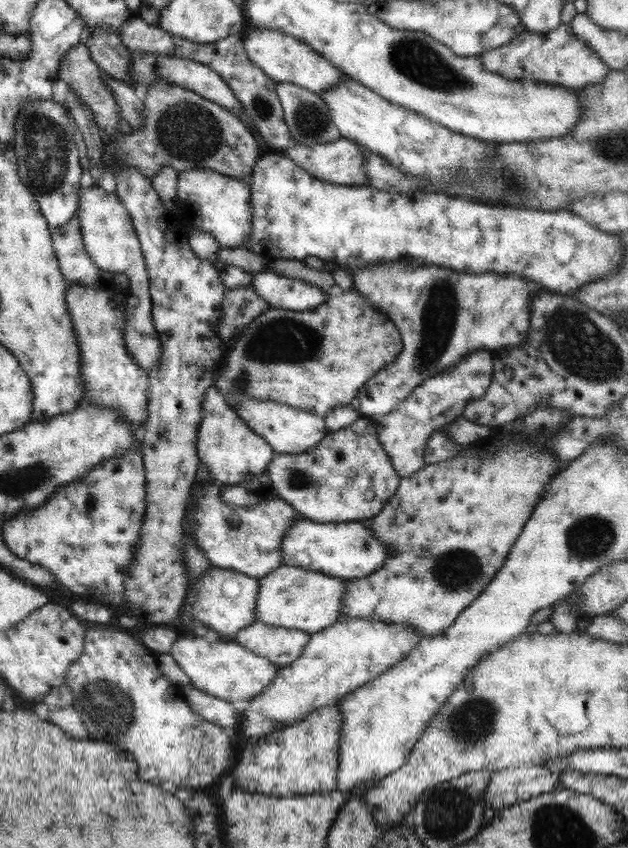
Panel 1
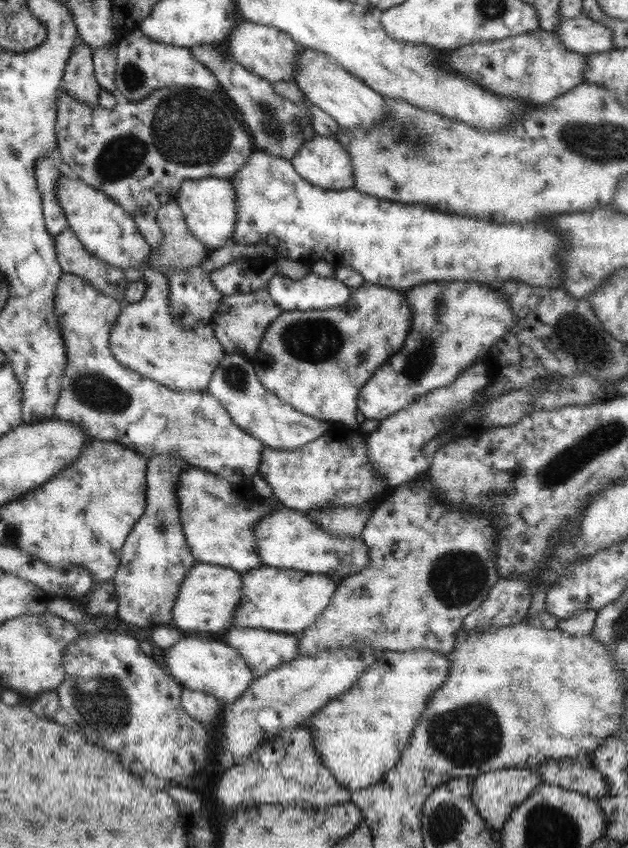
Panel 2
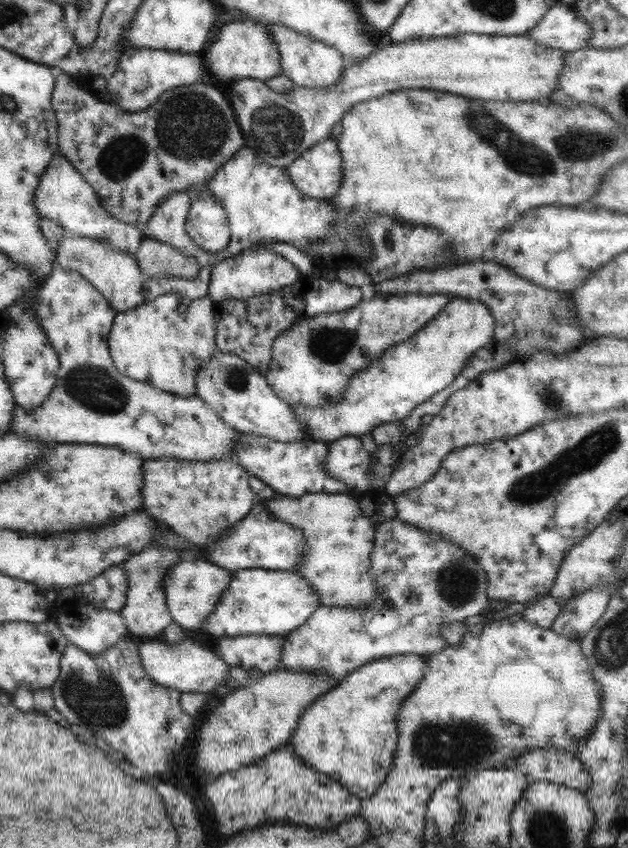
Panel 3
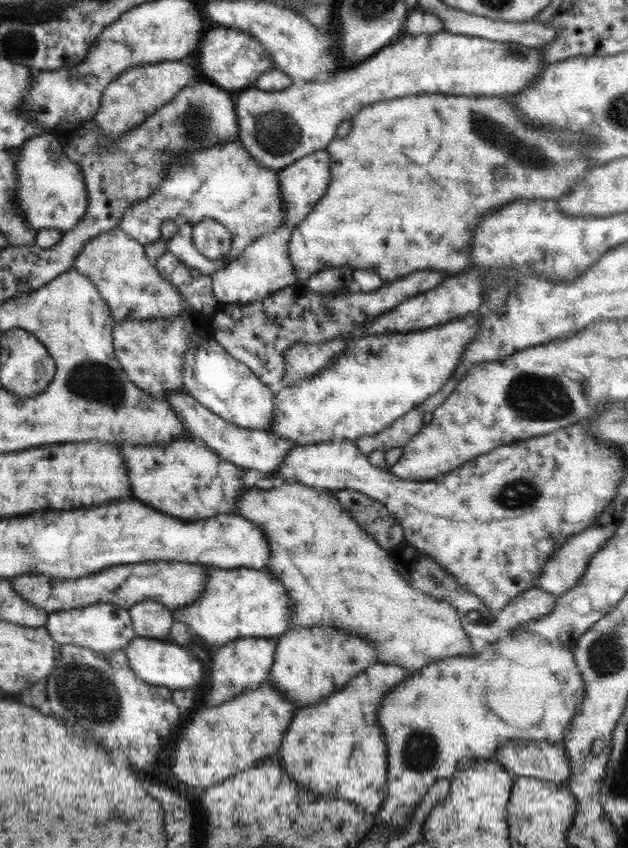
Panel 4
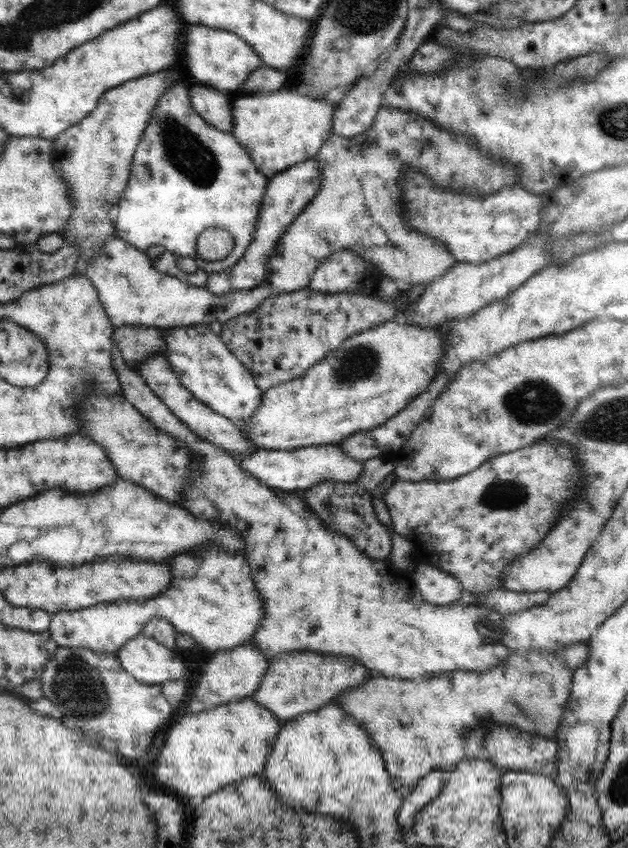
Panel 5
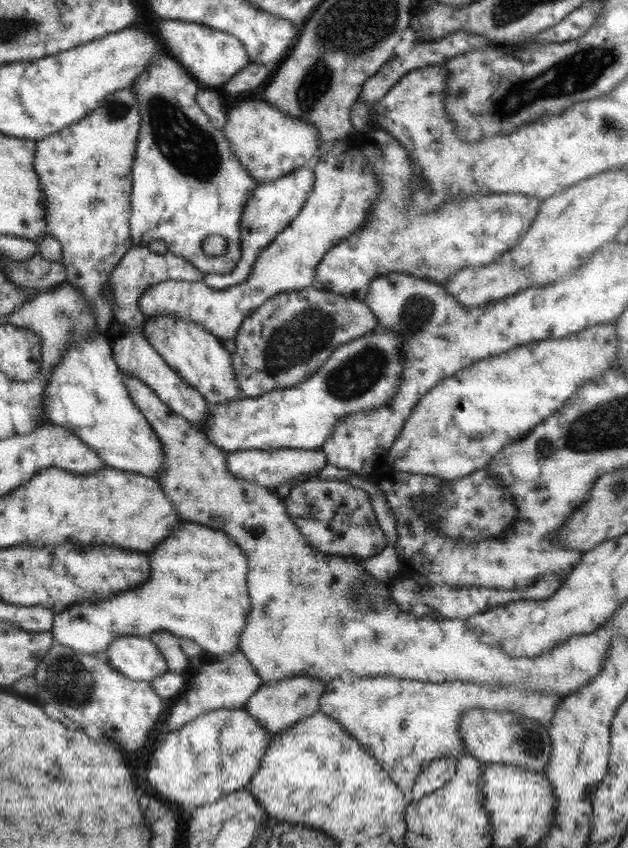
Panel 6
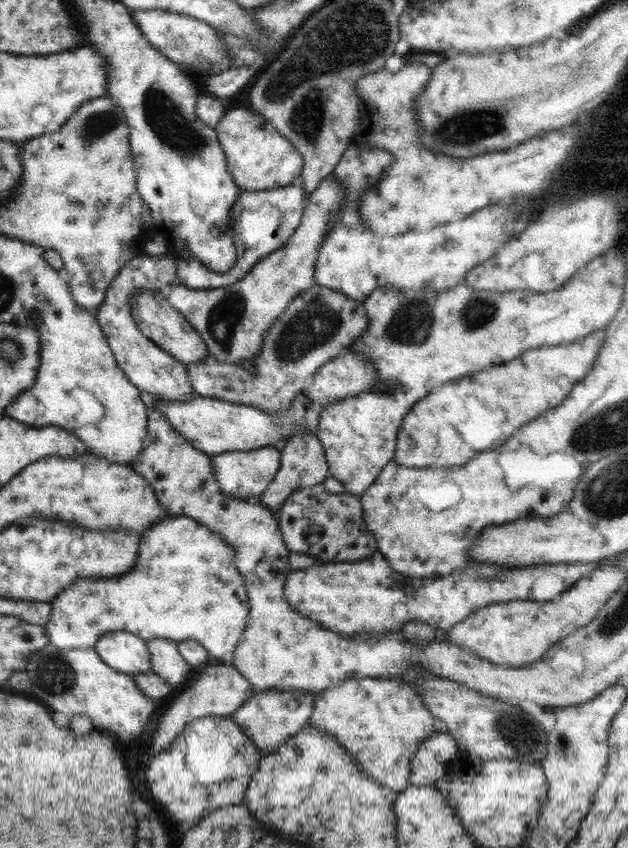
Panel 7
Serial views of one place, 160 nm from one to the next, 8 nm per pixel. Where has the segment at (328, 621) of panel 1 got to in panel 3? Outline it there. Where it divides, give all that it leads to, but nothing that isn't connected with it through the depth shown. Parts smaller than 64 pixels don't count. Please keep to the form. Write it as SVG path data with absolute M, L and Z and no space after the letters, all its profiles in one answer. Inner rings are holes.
M233 571L221 599L214 605L202 629L211 636L211 640L241 635L271 635L283 638L301 626L317 607L318 599L307 583L293 571Z

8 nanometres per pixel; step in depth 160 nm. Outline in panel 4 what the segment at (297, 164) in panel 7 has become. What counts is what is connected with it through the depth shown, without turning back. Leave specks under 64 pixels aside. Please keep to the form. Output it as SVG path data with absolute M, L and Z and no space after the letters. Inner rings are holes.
M439 31L433 34L427 35L405 35L399 34L396 38L397 41L393 41L388 46L383 46L381 50L377 50L371 58L355 64L355 66L347 66L343 68L338 68L336 72L329 73L316 81L307 81L305 83L293 82L288 85L285 89L277 91L266 91L263 89L257 89L253 86L243 89L243 92L235 94L233 92L234 101L234 112L236 115L237 122L237 134L240 141L240 145L254 158L261 166L266 169L279 170L284 166L291 164L298 158L304 157L307 153L312 153L316 150L324 149L331 139L335 137L335 128L341 123L341 121L349 120L353 117L363 106L367 106L373 102L384 101L392 98L401 98L409 95L421 95L422 93L439 93L442 95L459 95L466 97L497 97L497 96L507 96L508 94L515 94L521 92L525 87L529 86L529 83L533 82L533 79L541 73L541 68L545 67L546 64L539 54L539 49L529 49L521 45L516 46L514 43L509 44L509 42L493 42L485 40L484 38L467 36L464 34L451 34L447 31Z

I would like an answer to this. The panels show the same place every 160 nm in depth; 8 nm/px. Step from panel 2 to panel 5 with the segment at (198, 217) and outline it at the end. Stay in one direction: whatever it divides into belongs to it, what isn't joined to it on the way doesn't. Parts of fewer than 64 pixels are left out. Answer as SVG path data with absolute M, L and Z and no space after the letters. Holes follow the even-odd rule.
M205 228L196 238L196 254L206 261L217 261L225 258L234 242L232 236L223 229Z

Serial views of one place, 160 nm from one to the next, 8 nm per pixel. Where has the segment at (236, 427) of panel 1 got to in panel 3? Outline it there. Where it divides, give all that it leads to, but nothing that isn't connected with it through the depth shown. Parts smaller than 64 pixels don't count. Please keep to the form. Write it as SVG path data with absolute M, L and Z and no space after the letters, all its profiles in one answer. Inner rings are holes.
M54 261L30 304L30 311L57 353L58 371L54 386L39 406L33 410L23 410L17 404L14 406L9 432L46 444L81 443L117 447L142 459L167 457L207 462L231 458L238 432L229 428L197 395L166 393L149 383L134 381L115 368L108 353L107 339L117 314L79 273L65 270Z

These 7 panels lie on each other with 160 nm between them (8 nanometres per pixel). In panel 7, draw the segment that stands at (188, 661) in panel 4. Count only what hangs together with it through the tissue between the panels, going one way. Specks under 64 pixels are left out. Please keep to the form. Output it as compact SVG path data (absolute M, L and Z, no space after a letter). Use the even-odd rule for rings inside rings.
M115 631L102 634L93 650L109 668L117 672L145 674L150 672L149 651L144 640L130 632Z

